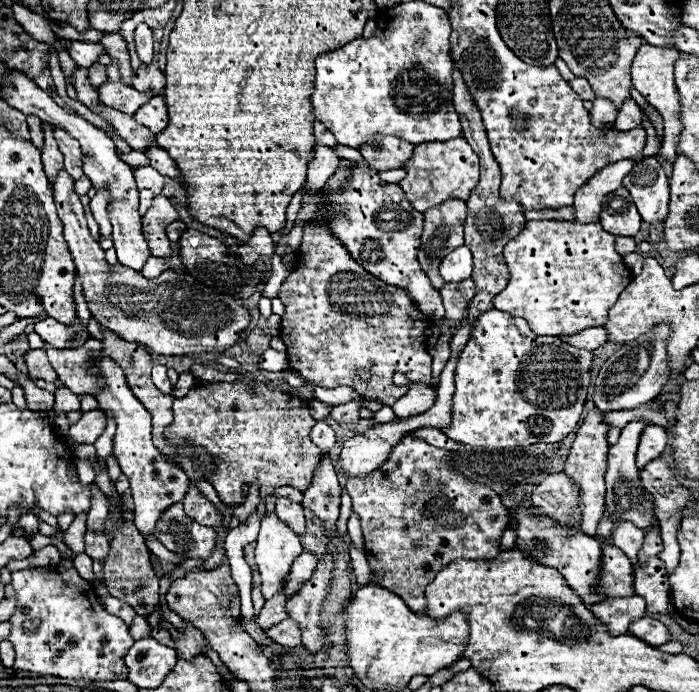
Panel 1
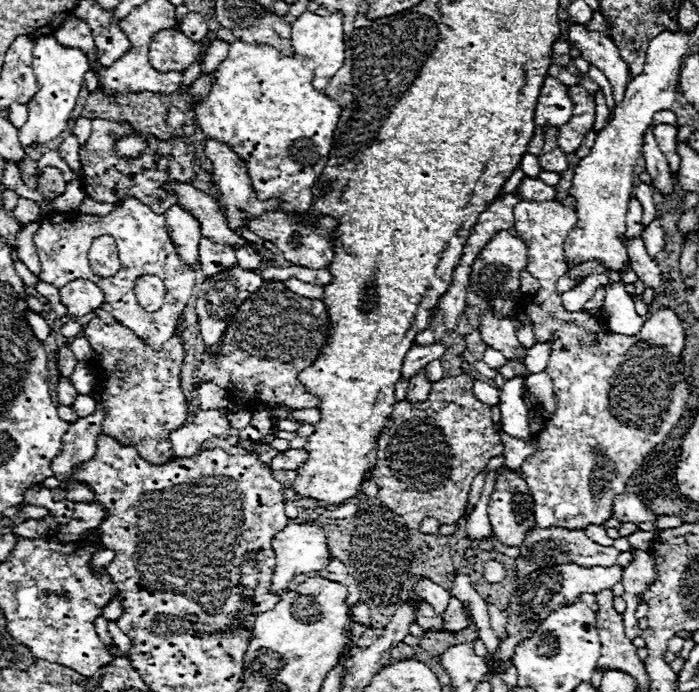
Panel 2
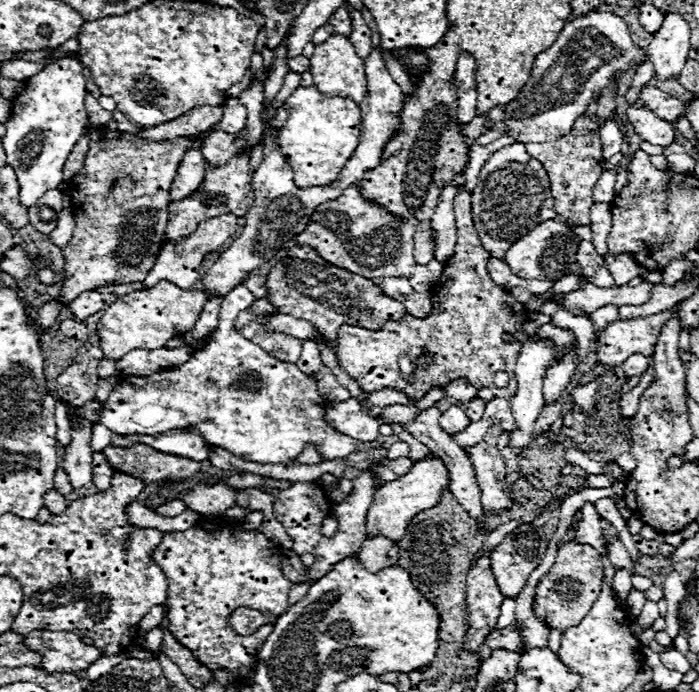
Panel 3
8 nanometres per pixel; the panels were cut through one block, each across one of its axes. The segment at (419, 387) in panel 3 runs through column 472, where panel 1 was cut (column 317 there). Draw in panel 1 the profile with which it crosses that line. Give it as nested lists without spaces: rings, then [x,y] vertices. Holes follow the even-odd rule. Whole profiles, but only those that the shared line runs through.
[[[310,224],[304,230],[296,268],[282,284],[278,298],[286,306],[286,314],[282,316],[280,338],[288,348],[290,368],[310,384],[322,388],[352,386],[364,398],[382,400],[386,406],[394,404],[408,392],[408,384],[396,386],[392,382],[392,376],[396,372],[406,374],[410,384],[418,380],[430,384],[432,358],[426,352],[424,330],[432,326],[432,318],[418,310],[416,302],[410,300],[406,290],[378,280],[376,276],[368,274],[356,260],[352,260],[344,246],[340,246],[340,242],[328,232],[326,224]],[[358,370],[370,370],[370,380],[360,380],[356,374]]]

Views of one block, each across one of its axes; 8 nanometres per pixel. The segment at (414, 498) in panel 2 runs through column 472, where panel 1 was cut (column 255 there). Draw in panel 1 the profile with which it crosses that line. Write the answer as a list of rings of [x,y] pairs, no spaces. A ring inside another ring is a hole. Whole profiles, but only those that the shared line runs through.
[[[238,376],[236,384],[218,382],[208,386],[194,386],[184,398],[174,400],[172,410],[174,422],[166,430],[166,438],[174,444],[204,446],[204,450],[216,456],[218,464],[216,472],[210,476],[210,482],[216,488],[220,500],[226,504],[240,504],[244,500],[244,488],[250,486],[254,480],[258,480],[260,484],[260,498],[268,498],[280,486],[292,486],[304,492],[312,484],[314,470],[318,468],[320,460],[326,456],[326,452],[320,450],[308,436],[312,426],[316,424],[316,420],[308,412],[308,406],[292,392],[270,390],[264,382],[256,382],[246,376]],[[250,382],[256,384],[254,394],[248,392],[246,384]]]

